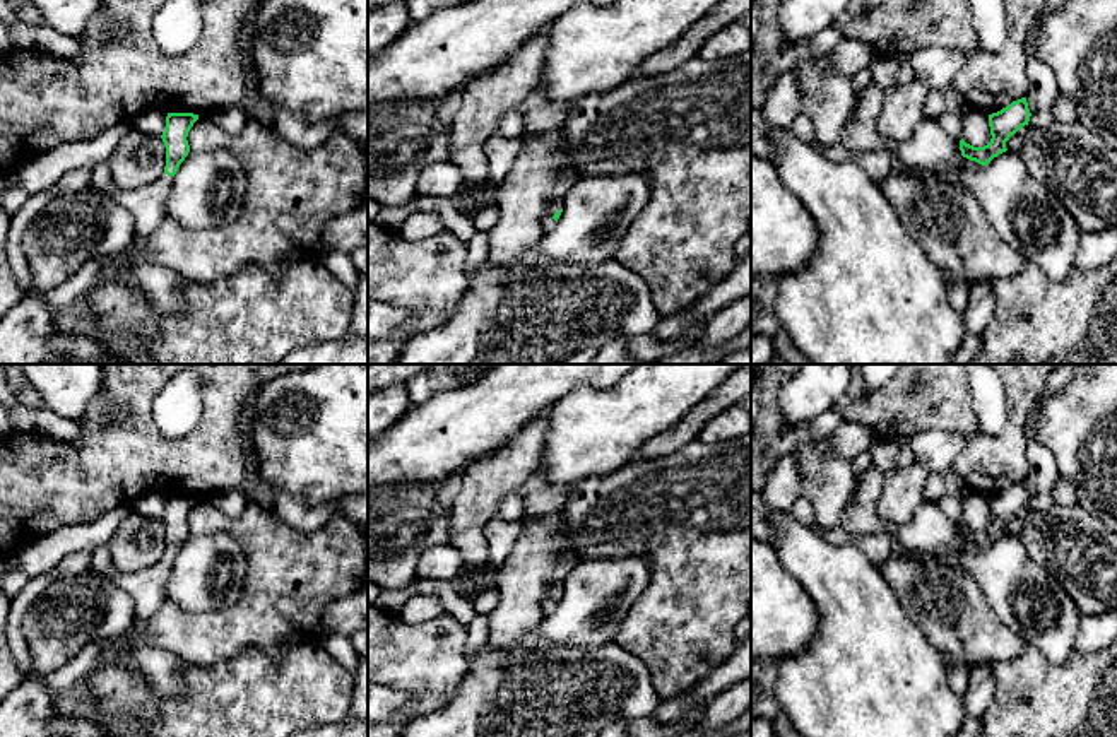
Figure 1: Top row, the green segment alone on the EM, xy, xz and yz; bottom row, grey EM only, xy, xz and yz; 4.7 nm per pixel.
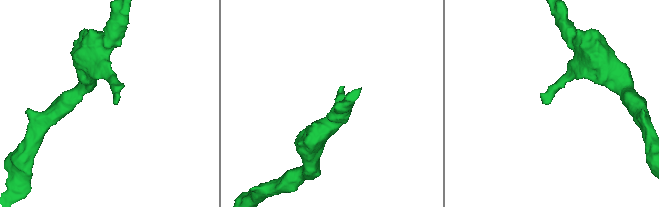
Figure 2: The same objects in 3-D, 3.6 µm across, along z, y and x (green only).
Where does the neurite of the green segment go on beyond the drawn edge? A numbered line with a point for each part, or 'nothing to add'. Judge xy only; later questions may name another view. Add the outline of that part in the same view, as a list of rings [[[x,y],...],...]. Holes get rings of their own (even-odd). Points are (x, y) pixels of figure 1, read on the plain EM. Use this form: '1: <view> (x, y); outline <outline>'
1: xy (147, 587); outline [[[106,547],[96,549],[91,556],[91,569],[109,578],[133,598],[135,617],[142,622],[157,614],[166,602],[171,564],[173,559],[163,556],[157,564],[147,569],[121,573],[113,566],[111,552]]]

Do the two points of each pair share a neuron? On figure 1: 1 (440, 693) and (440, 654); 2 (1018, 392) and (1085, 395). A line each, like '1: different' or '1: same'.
1: same
2: different

